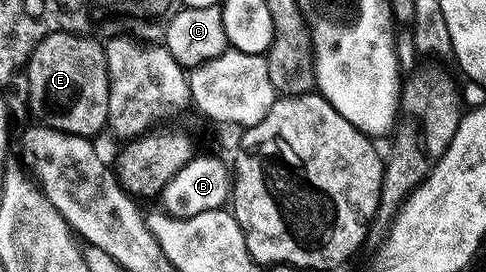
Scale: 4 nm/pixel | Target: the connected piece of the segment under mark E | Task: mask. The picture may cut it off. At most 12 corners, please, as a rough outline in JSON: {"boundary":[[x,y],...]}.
{"boundary":[[56,31],[27,64],[46,127],[97,137],[109,122],[102,40]]}

